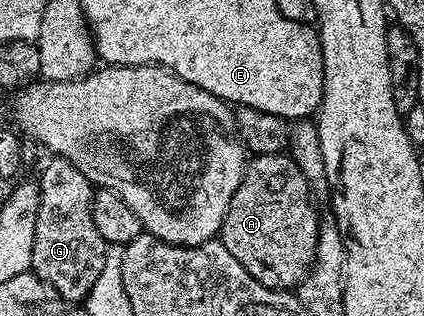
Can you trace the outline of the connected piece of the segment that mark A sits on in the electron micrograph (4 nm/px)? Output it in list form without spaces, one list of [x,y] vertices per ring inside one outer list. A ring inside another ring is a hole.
[[[287,153],[257,154],[244,167],[244,179],[230,200],[218,238],[224,247],[271,290],[291,291],[308,275],[318,244],[321,215],[312,203],[313,187]]]

